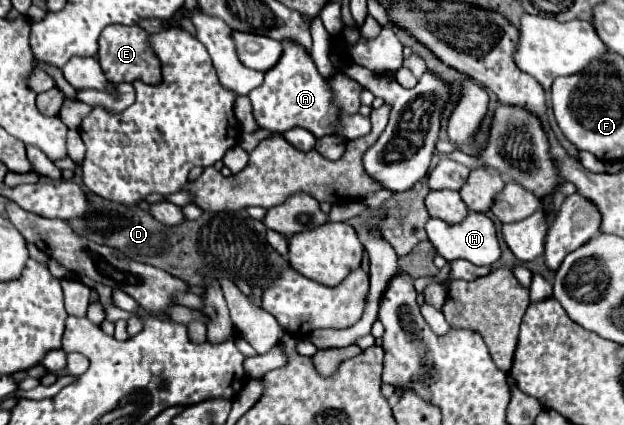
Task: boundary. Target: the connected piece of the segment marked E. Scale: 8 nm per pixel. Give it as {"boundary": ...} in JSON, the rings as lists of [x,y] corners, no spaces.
{"boundary":[[[113,24],[103,30],[99,36],[99,64],[103,68],[103,74],[107,82],[111,84],[121,84],[121,82],[133,82],[141,80],[145,84],[157,84],[161,80],[161,64],[153,50],[147,44],[147,32],[141,30],[139,26],[121,26]]]}

